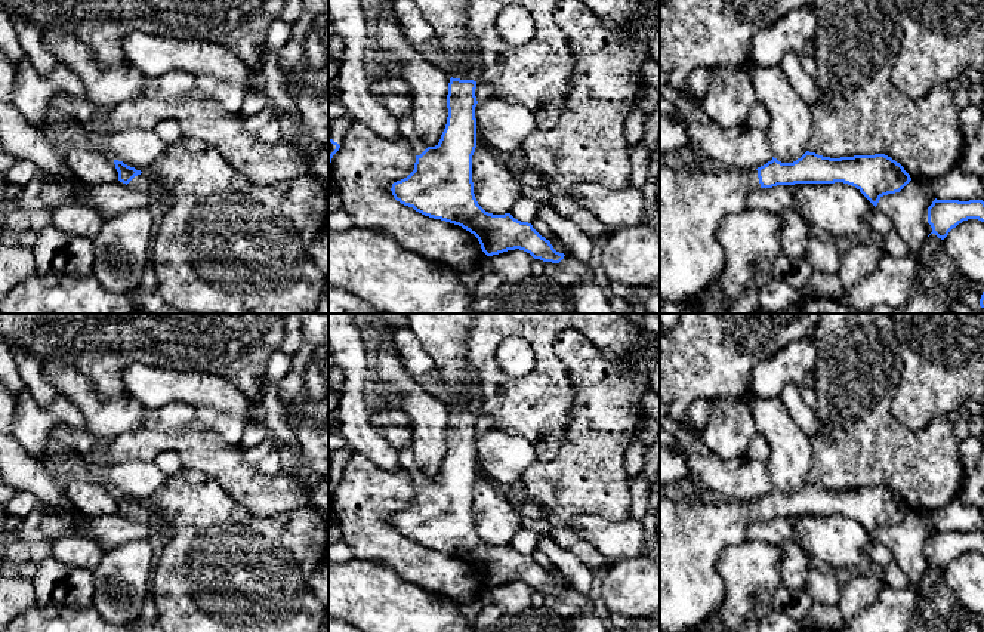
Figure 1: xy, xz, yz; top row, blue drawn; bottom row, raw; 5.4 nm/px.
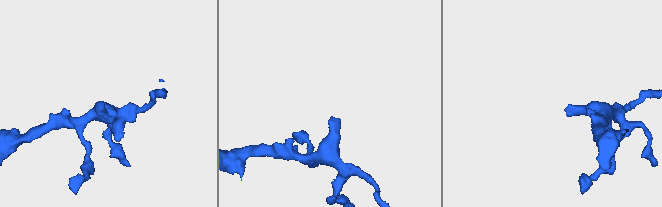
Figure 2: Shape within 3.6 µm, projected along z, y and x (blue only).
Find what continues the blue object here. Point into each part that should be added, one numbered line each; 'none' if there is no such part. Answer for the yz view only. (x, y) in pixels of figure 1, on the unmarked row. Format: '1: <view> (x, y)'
1: yz (693, 533)

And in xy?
1: xy (142, 514)

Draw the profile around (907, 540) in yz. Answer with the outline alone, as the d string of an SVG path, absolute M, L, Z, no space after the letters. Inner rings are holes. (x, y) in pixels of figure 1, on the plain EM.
M911 511L900 524L883 527L877 534L877 539L892 552L894 562L906 573L913 589L917 589L929 567L926 546L934 531L929 512Z

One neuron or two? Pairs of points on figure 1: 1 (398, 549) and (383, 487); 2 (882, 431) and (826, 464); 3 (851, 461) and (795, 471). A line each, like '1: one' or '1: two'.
1: one
2: one
3: two

